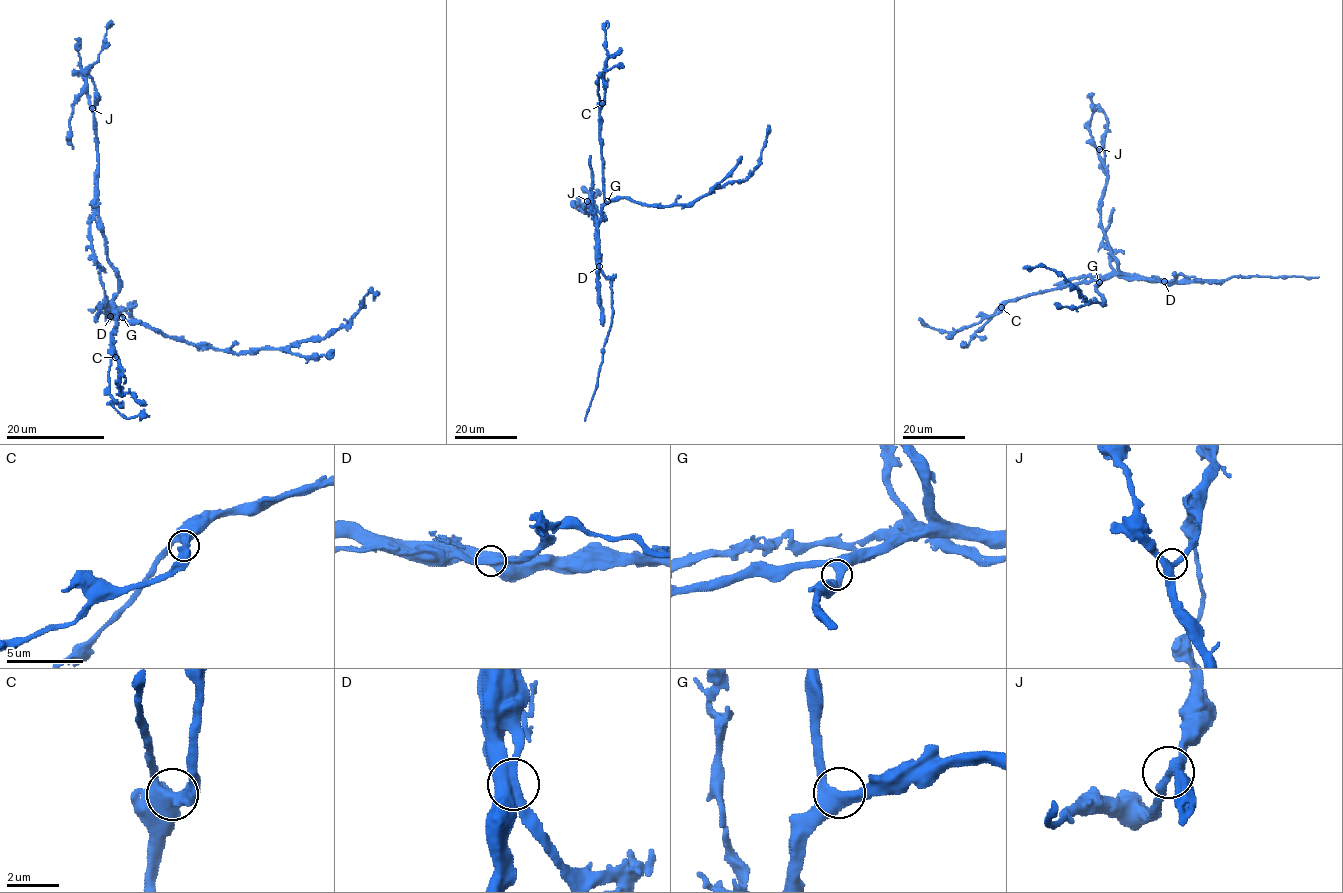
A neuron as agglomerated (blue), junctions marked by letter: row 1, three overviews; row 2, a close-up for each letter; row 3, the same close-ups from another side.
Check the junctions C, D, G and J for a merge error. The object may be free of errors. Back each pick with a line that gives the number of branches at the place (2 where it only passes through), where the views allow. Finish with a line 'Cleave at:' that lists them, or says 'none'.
D: 3 branches meet
Cleave at: D

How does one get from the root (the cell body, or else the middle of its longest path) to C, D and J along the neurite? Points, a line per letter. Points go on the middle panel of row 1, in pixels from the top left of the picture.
C: (604, 205), (599, 120), (602, 103)
D: (604, 205), (597, 230), (599, 266)
J: (604, 205), (600, 219), (604, 216), (591, 202), (591, 208), (587, 201)

